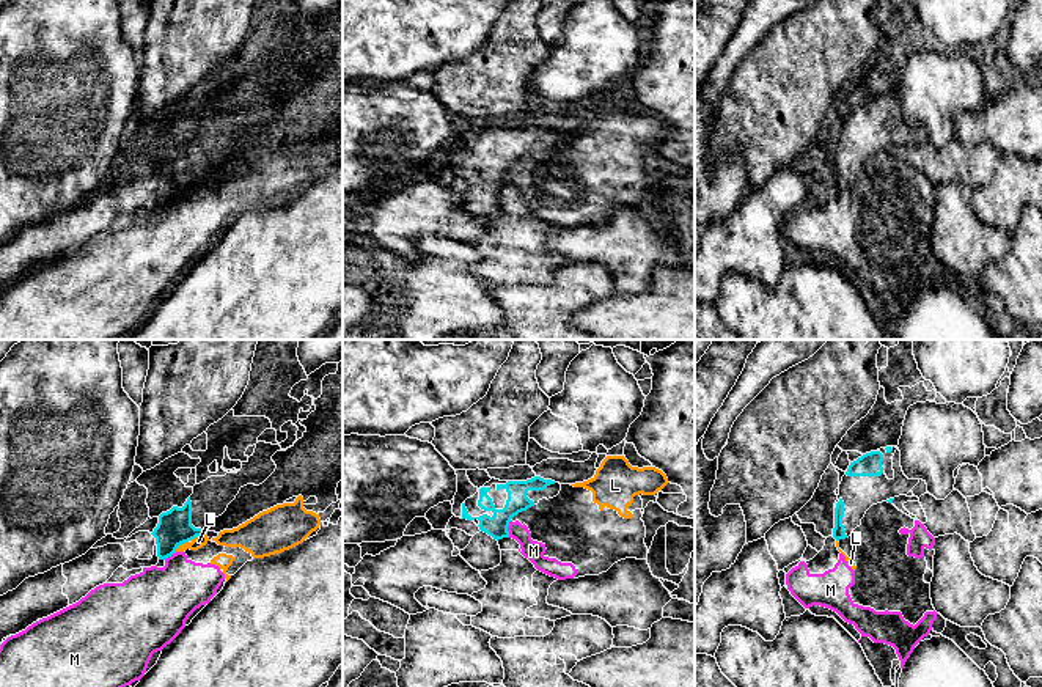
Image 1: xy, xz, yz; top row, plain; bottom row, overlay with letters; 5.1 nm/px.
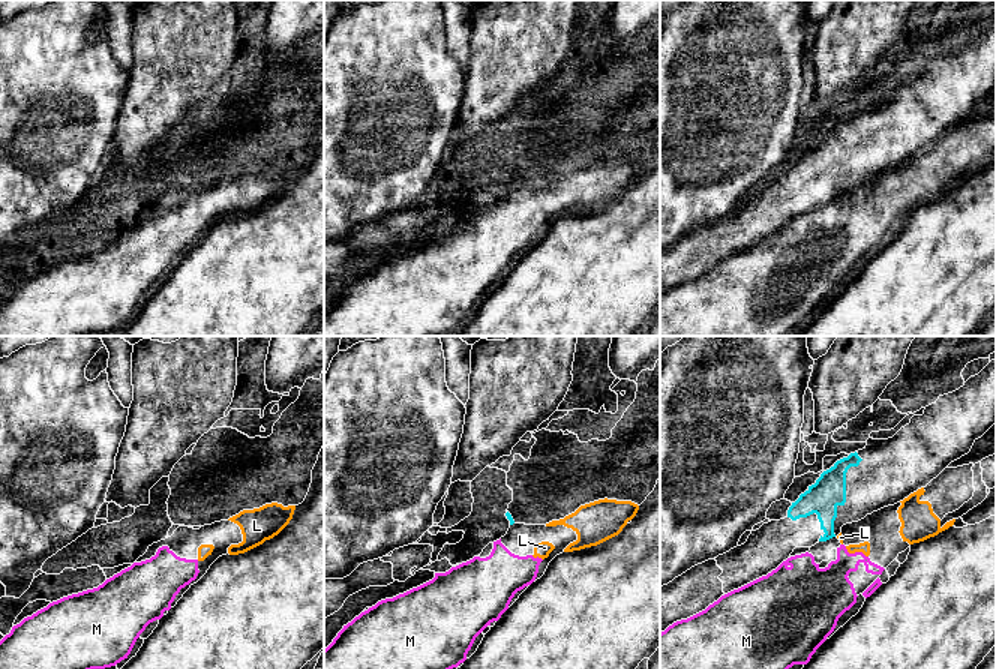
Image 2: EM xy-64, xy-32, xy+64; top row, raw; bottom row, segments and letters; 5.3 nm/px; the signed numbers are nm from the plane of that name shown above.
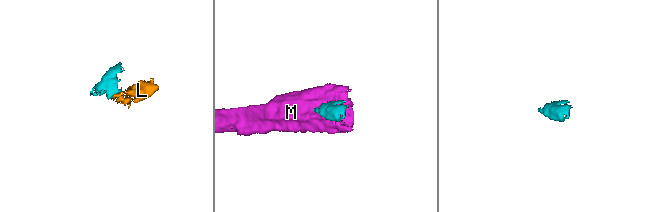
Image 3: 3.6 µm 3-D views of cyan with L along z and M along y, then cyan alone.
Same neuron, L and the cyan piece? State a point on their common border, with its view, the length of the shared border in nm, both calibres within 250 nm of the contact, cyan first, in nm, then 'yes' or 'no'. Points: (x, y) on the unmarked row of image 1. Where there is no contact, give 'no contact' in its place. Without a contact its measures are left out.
contact xy (181, 191); length 90 nm; calibres 180 and 60 nm; no

